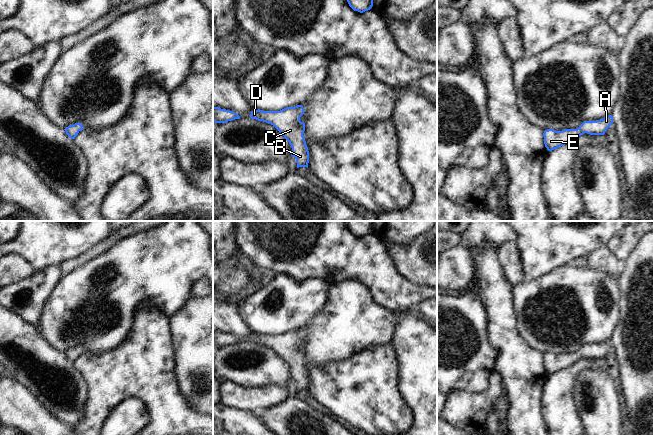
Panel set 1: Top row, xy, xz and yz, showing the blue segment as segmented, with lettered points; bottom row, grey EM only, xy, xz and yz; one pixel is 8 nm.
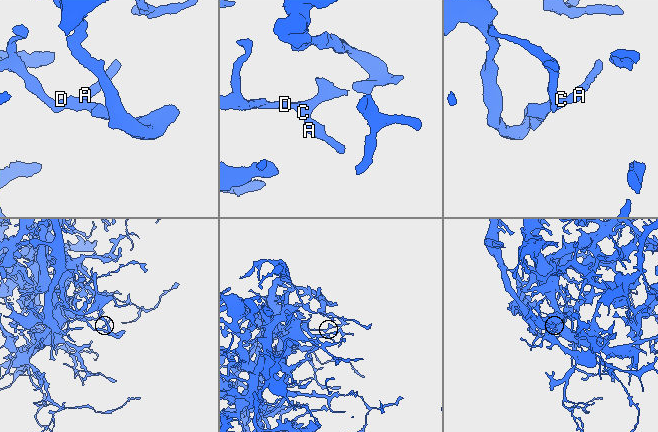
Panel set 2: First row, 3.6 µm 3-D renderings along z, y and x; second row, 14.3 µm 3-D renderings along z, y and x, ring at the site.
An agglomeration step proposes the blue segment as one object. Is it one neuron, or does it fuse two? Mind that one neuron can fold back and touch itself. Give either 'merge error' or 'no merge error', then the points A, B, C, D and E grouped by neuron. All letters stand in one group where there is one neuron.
no merge error; groups A B C D E

